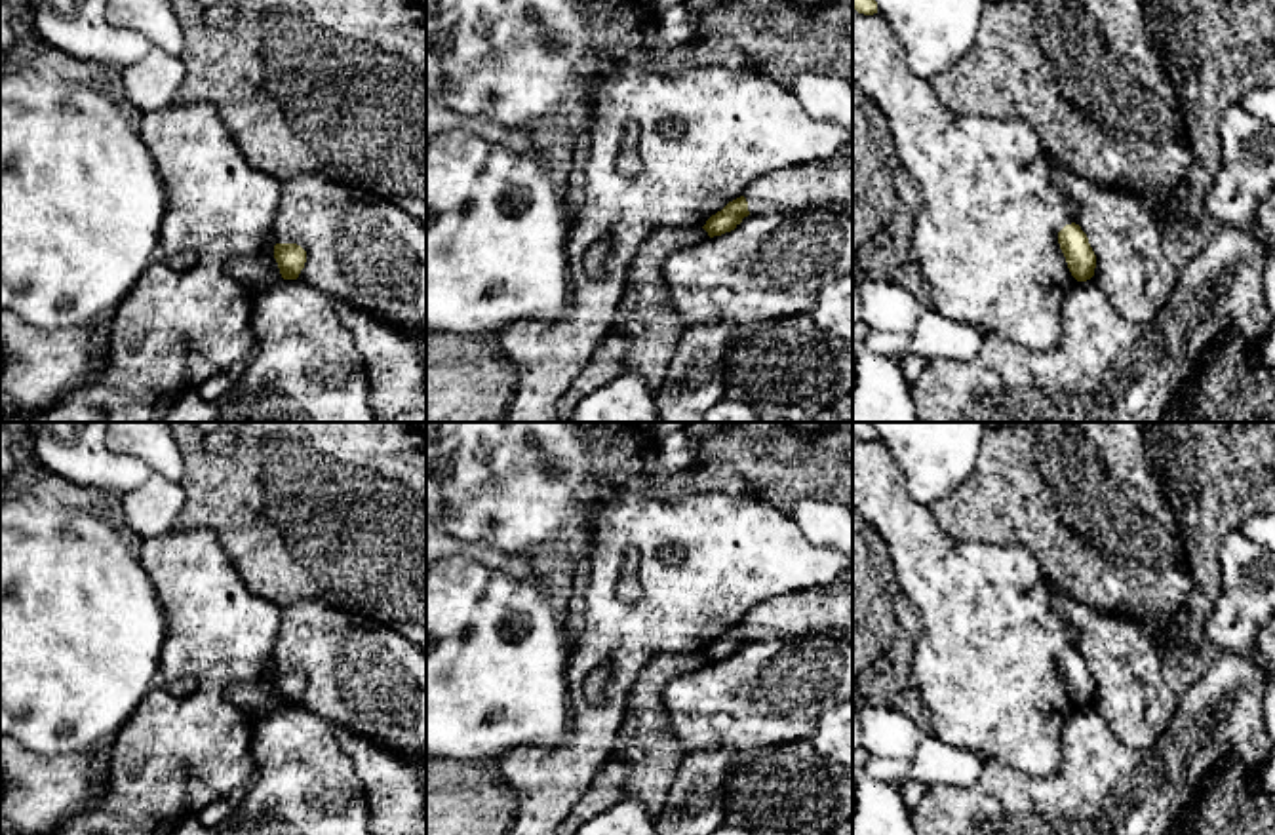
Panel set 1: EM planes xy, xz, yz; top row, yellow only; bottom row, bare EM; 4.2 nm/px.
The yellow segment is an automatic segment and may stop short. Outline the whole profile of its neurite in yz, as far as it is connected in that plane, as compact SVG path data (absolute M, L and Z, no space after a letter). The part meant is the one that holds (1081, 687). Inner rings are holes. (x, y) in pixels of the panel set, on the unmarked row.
M1066 651L1058 658L1058 670L1066 683L1068 694L1077 708L1087 708L1094 702L1096 681L1089 670L1087 660L1079 651Z

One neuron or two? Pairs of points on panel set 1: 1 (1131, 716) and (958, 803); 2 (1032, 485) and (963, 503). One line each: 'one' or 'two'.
1: two
2: one

